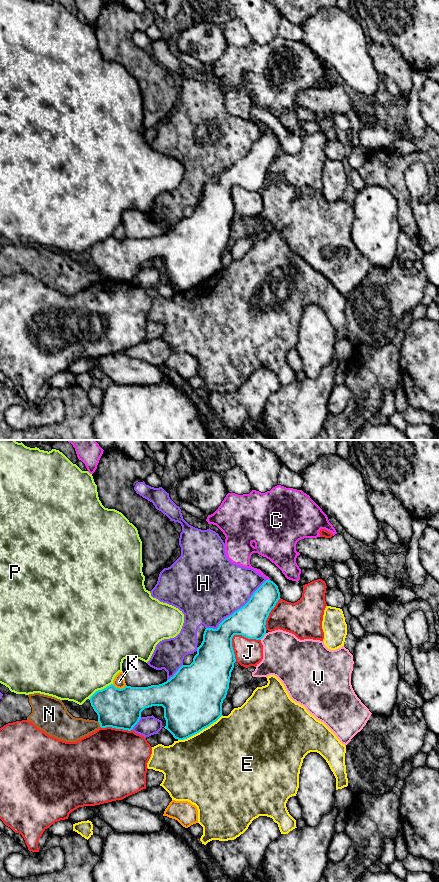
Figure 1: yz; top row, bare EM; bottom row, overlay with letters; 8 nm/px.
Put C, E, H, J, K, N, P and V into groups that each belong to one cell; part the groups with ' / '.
C / E / H / J / K / N / P / V

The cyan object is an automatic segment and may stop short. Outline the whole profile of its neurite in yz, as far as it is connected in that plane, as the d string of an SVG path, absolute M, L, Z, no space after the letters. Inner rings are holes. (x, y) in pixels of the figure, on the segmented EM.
M266 580L251 596L249 601L232 615L225 618L217 629L206 628L203 641L190 665L182 665L166 682L148 687L125 686L116 688L113 684L96 691L90 703L98 715L101 728L112 727L131 731L139 722L141 712L152 706L164 708L167 729L175 739L187 739L216 722L222 715L222 703L229 689L231 672L236 662L232 647L234 635L261 640L266 634L266 620L280 599L278 586Z

